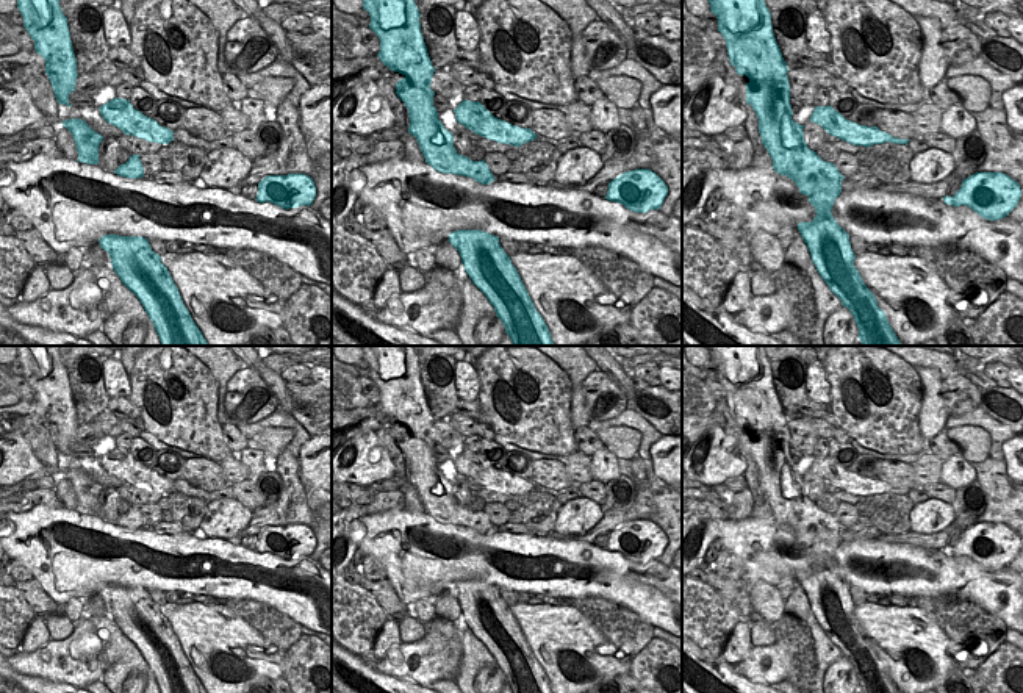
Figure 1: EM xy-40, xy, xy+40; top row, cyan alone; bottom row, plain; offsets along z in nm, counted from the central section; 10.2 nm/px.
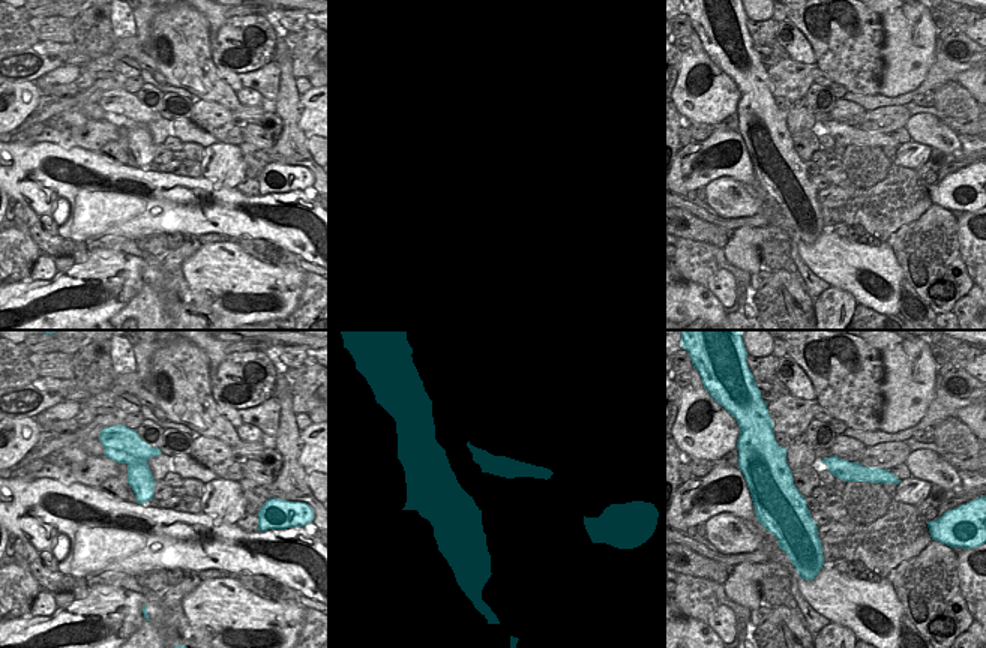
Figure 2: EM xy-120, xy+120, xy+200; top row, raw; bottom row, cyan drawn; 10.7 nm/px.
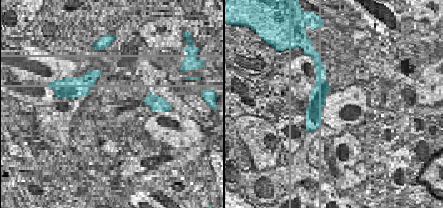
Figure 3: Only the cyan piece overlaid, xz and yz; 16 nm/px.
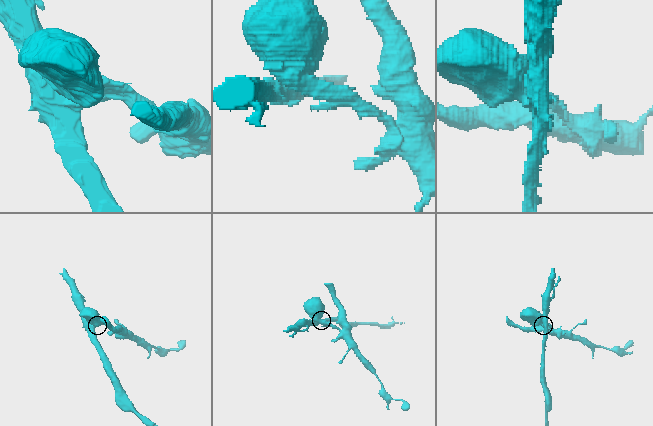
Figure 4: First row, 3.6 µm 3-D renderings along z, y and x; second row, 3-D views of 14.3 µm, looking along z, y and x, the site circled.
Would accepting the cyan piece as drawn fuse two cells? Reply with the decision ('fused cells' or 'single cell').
fused cells

